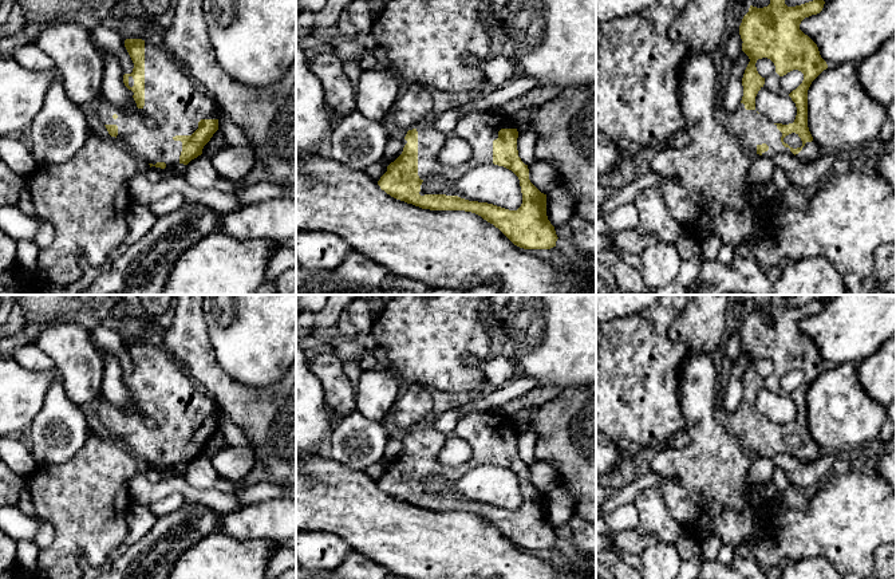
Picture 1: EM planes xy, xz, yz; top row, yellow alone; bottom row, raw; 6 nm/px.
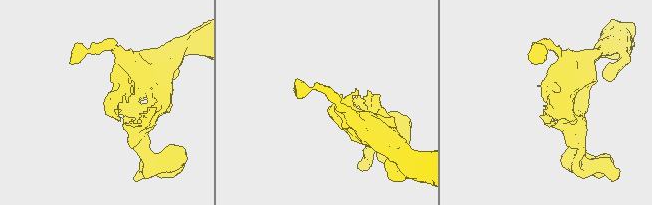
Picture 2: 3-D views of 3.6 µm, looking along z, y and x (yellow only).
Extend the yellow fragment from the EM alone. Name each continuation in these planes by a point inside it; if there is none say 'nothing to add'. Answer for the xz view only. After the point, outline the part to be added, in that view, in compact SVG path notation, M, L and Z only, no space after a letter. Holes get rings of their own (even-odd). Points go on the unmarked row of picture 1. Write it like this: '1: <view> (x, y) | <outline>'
1: xz (478, 429) | M471 411L463 415L450 437L466 441L471 448L471 456L458 466L445 466L437 461L437 454L445 448L449 436L434 428L417 429L419 478L441 474L454 482L477 466L493 464L493 441L498 438L501 429L516 429L514 420L492 411Z

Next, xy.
1: xy (173, 400) | M145 340L145 406L137 407L134 398L126 407L113 406L103 395L98 403L98 415L103 425L117 425L117 438L137 457L147 464L165 462L166 468L179 464L182 442L175 436L192 436L201 420L218 420L217 403L190 377L179 362L159 347Z

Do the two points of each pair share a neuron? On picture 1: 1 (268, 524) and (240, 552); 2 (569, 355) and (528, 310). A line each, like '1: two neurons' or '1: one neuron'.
1: two neurons
2: one neuron

